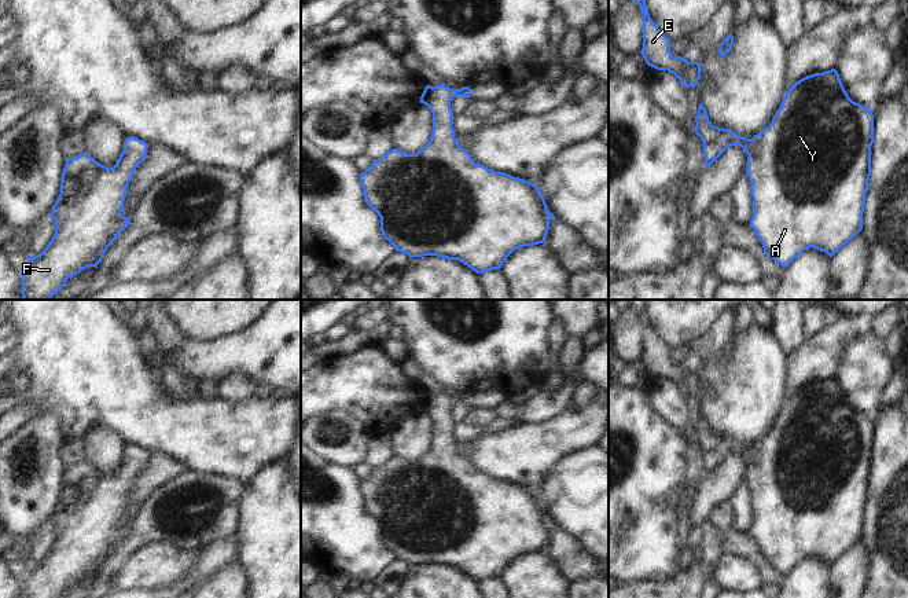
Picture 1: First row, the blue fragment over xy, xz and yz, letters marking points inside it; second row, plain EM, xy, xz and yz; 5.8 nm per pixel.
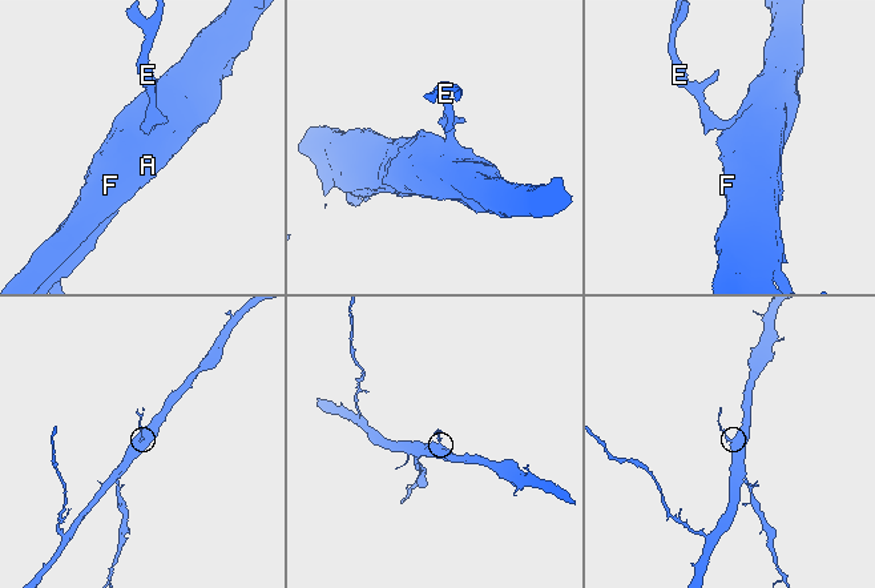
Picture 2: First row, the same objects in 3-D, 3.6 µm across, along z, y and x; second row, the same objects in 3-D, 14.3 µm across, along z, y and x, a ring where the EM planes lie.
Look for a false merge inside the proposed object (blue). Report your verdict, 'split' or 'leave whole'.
leave whole

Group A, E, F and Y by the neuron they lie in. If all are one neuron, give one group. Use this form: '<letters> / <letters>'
A E F Y

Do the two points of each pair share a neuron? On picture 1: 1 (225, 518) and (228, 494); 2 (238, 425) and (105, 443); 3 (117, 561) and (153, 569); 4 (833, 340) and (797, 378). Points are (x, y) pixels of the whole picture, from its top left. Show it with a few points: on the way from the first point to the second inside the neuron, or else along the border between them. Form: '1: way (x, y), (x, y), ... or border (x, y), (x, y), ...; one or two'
1: way (225, 513), (225, 499); one
2: border (94, 425), (107, 426), (127, 444); two
3: border (150, 545), (138, 549), (106, 583); two
4: way (824, 349), (805, 369); one

